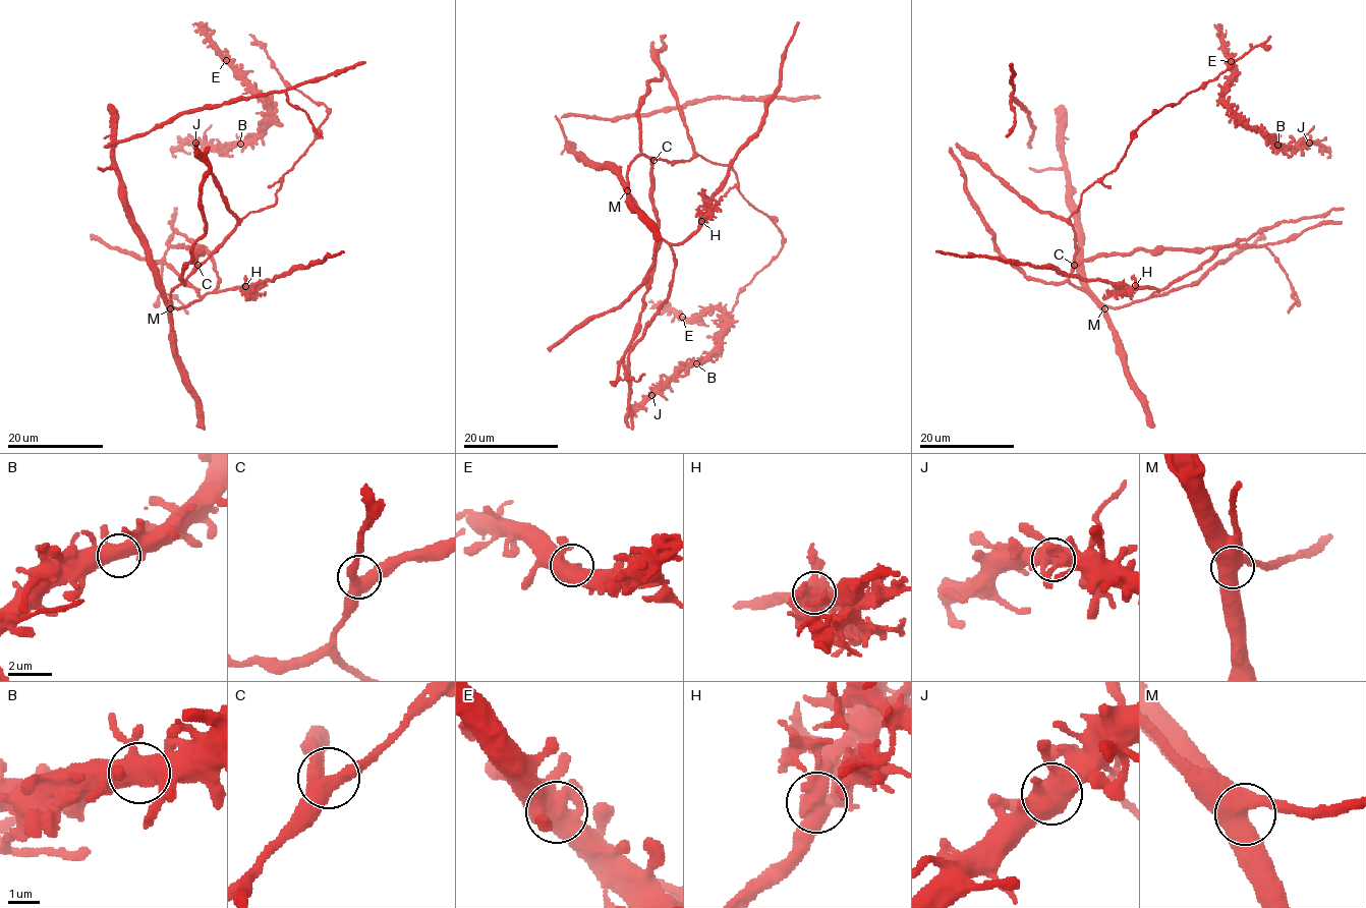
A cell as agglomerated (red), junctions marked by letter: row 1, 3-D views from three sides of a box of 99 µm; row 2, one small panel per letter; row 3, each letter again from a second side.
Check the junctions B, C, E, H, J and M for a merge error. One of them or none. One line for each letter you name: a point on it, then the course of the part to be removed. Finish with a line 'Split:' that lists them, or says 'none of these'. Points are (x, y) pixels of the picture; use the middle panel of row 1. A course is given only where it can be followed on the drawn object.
H: Place: (701, 221). Course of the part to remove: (701, 221), (708, 212), (708, 201), (702, 188)
Split: H

